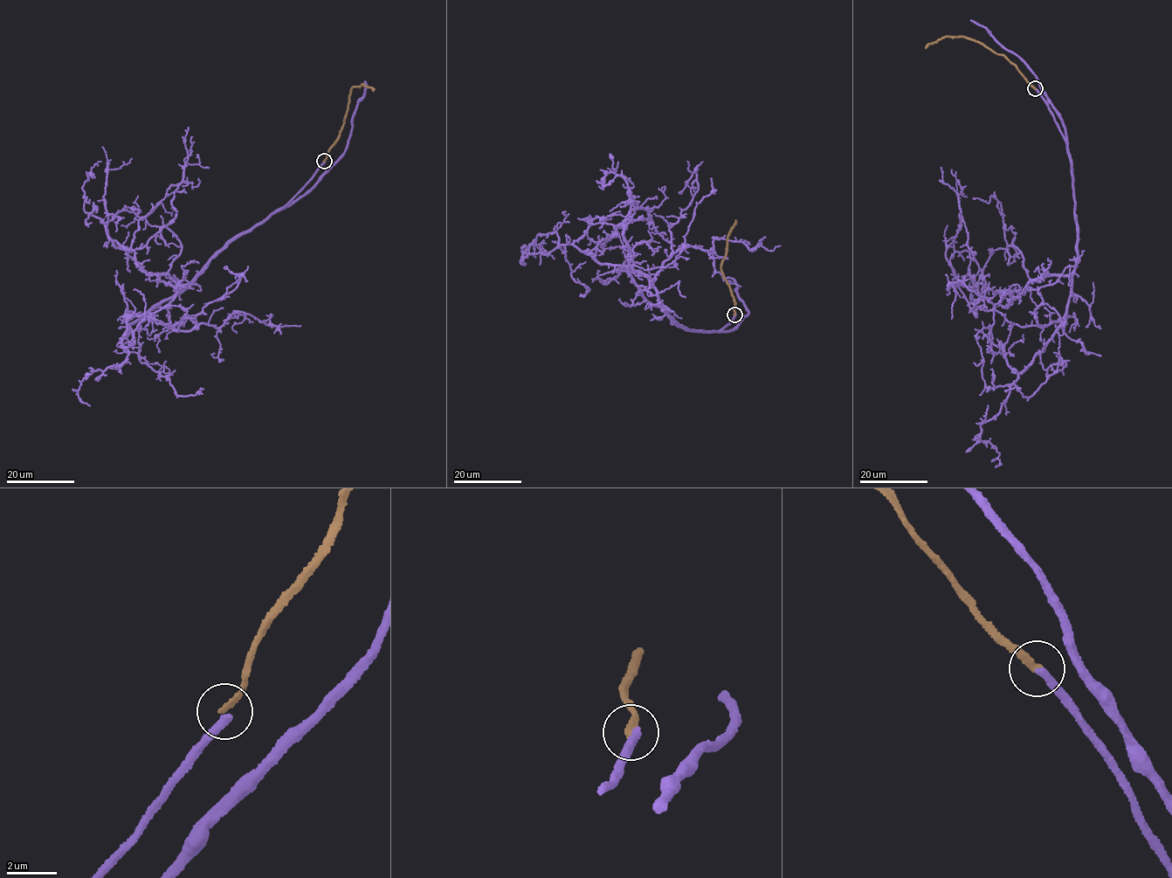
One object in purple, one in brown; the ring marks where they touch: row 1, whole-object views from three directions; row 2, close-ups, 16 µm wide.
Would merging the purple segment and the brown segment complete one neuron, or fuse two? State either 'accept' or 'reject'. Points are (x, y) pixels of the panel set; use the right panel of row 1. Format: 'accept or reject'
reject

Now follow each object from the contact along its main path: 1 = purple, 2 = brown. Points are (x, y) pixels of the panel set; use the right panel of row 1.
1: (1035, 88), (1072, 162), (1077, 259), (1064, 320), (1039, 355), (1044, 369), (1066, 365), (1029, 397), (1004, 390)
2: (1035, 88), (1003, 55), (965, 37), (945, 36), (925, 48)

